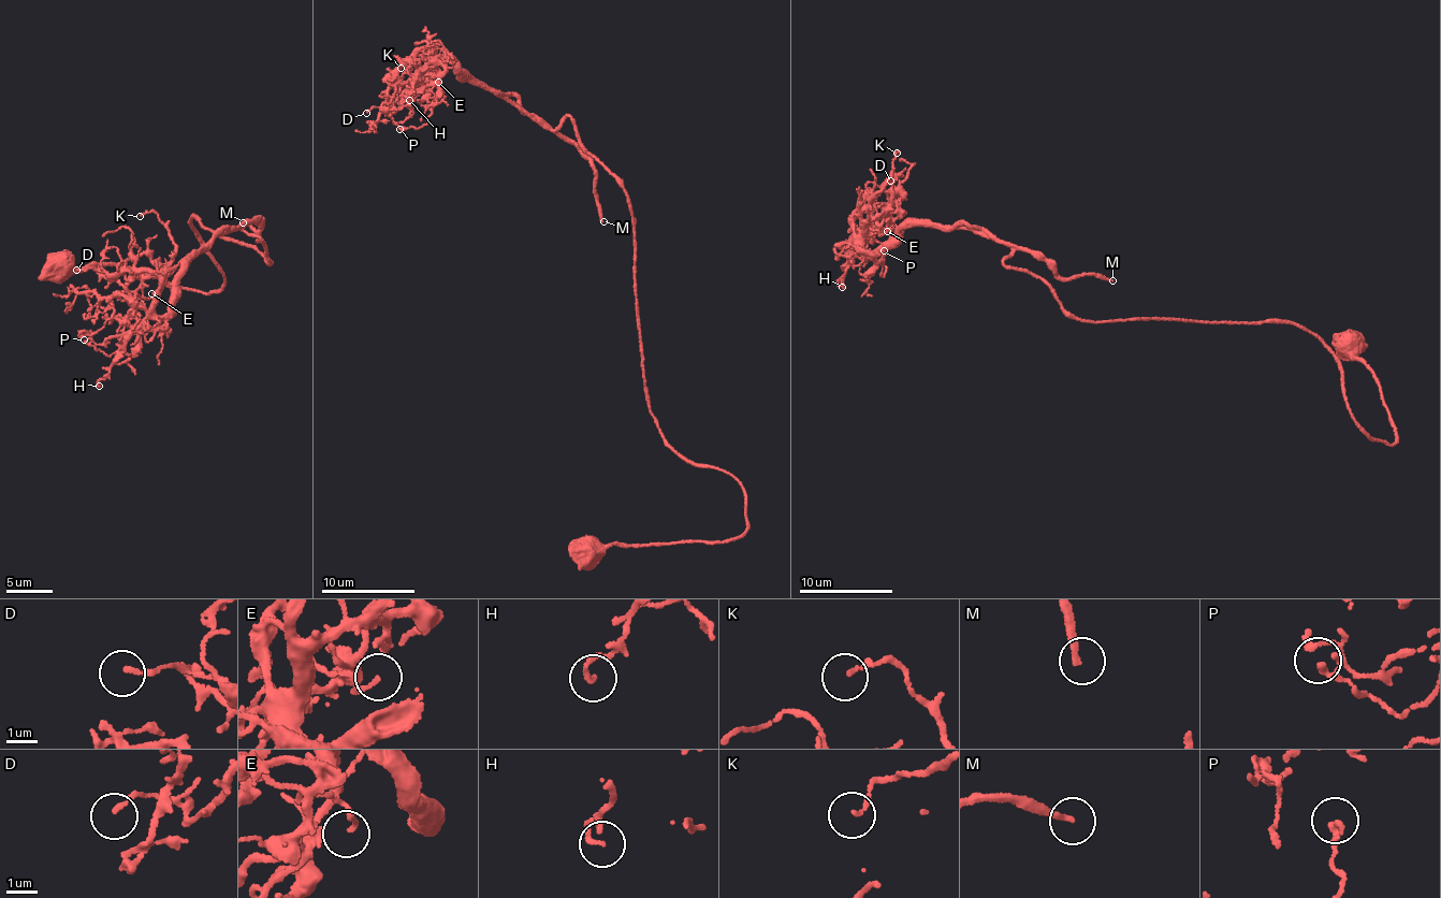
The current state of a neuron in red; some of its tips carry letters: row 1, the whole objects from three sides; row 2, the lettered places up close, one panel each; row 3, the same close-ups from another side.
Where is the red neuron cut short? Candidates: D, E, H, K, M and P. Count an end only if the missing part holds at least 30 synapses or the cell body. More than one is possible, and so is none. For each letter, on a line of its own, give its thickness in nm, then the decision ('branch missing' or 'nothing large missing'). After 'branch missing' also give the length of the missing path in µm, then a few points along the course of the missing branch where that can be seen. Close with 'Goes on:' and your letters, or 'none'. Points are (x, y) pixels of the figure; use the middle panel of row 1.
D: 160 nm | nothing large missing
E: 130 nm | nothing large missing
H: 140 nm | nothing large missing
K: 120 nm | nothing large missing
M: 220 nm | branch missing | 15 µm
P: 140 nm | nothing large missing
Goes on: M

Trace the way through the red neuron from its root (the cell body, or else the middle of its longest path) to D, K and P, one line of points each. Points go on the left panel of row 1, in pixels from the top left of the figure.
D: (59, 261), (208, 295), (226, 277), (191, 216), (271, 264), (255, 234), (219, 233), (160, 316), (76, 270)
K: (59, 261), (208, 295), (191, 216), (271, 264), (219, 233), (160, 316), (176, 249), (140, 216)
P: (59, 261), (208, 295), (226, 277), (191, 216), (271, 262), (219, 233), (162, 322), (111, 356), (84, 339)

